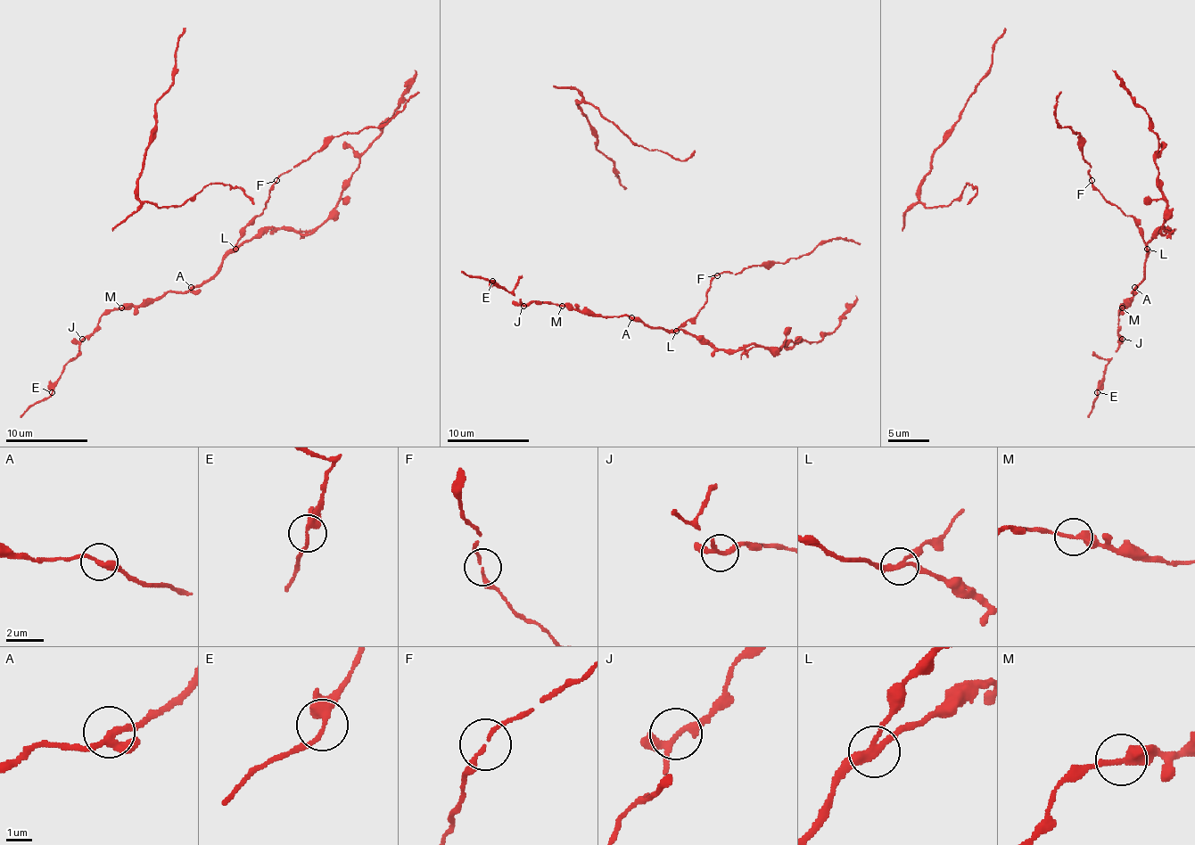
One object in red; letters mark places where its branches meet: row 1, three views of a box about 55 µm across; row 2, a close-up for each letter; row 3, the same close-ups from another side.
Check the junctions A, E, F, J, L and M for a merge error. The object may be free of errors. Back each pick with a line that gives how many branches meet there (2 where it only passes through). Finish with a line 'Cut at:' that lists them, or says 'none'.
L: 3
Cut at: L

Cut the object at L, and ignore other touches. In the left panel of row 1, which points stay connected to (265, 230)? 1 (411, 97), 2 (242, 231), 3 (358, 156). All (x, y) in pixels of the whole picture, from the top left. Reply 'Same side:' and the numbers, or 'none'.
Same side: 3

